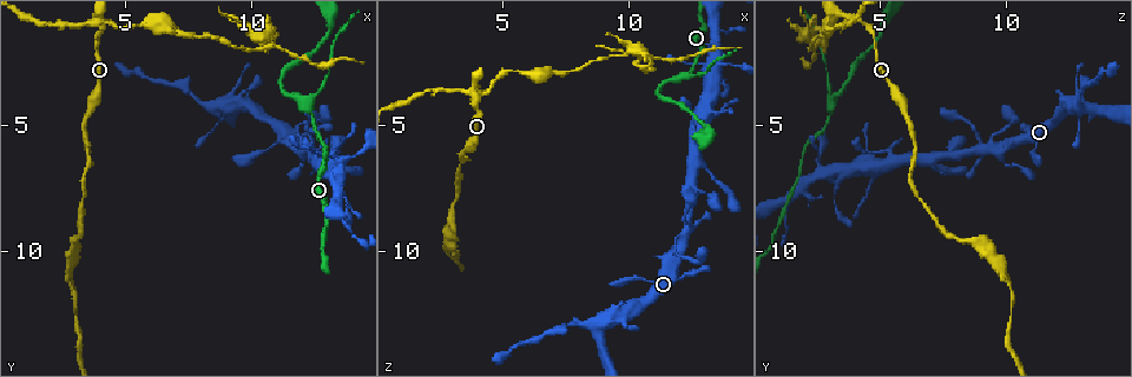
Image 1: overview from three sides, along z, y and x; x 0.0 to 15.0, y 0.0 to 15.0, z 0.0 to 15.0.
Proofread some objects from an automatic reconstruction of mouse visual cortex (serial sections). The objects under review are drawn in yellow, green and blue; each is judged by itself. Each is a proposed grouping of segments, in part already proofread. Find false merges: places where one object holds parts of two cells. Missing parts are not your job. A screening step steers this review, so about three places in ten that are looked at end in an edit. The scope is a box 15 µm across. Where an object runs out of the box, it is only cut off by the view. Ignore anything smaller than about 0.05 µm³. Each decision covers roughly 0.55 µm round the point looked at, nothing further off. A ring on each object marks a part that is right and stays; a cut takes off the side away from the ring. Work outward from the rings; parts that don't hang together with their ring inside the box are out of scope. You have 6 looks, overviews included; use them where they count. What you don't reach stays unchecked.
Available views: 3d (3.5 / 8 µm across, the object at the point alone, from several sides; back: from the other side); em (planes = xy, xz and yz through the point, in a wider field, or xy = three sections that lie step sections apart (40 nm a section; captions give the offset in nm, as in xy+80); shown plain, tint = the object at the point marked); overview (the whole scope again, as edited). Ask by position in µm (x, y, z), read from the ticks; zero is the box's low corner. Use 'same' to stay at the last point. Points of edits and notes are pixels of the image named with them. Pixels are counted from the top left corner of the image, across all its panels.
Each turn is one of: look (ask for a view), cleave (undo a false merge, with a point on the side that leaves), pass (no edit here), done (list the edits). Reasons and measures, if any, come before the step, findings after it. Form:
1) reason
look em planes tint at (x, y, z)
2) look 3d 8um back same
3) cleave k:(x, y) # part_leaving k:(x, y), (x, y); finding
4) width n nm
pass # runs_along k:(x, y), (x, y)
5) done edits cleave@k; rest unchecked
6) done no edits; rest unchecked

a fork
look 3d 3.5um at (8.5, 4.2, 13.0)

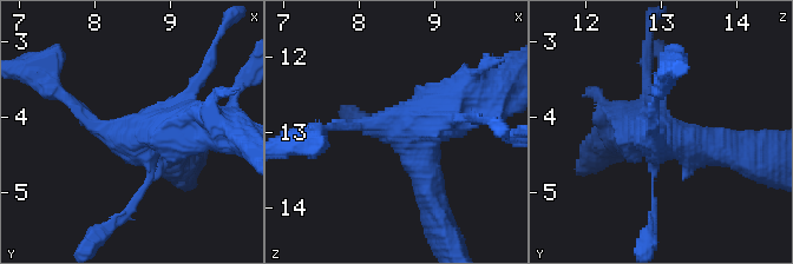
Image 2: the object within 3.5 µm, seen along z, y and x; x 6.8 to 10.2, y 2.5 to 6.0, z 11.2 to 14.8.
look em xy step 1 tint at (8.45, 4.25, 12.90)

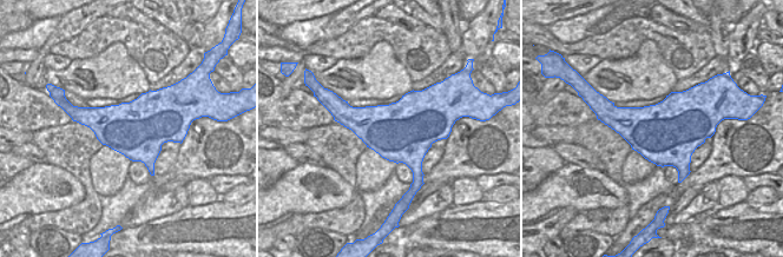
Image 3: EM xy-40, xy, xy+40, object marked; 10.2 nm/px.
pass # runs_along 2:(480, 94), (412, 127), (434, 199); continuous, no second cell

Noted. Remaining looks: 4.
sudden change in width
look 3d 3.5um back at (12.2, 4.2, 3.0)

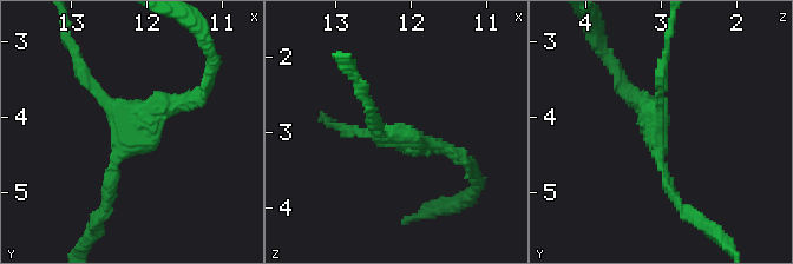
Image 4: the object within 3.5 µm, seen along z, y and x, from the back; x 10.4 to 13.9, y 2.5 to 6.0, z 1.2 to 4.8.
arms 3; arm_widths 150, 150, 200 nm
look em planes tint at (12.20, 4.15, 3.10)

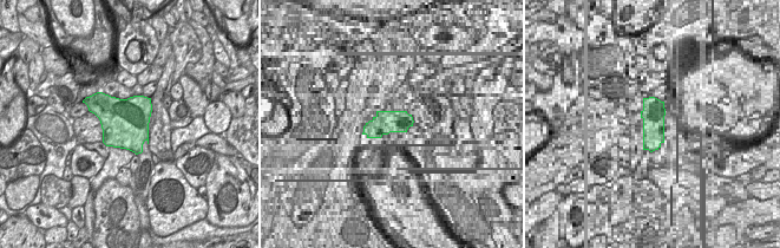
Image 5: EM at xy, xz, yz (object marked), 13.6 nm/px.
look em xy step 2 tint same

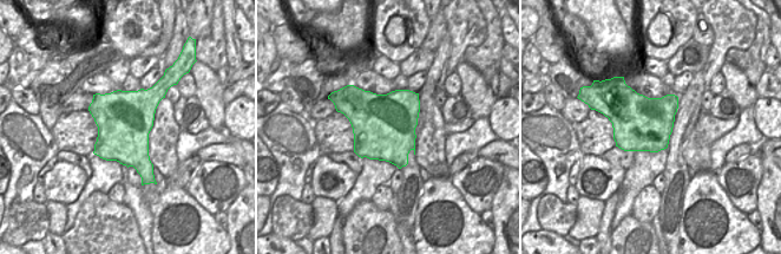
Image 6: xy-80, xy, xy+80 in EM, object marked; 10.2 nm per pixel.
pass # runs_along 4:(105, 197), (126, 136), (200, 96); continuous, no second cell

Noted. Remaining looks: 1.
done no edits; rest unchecked

